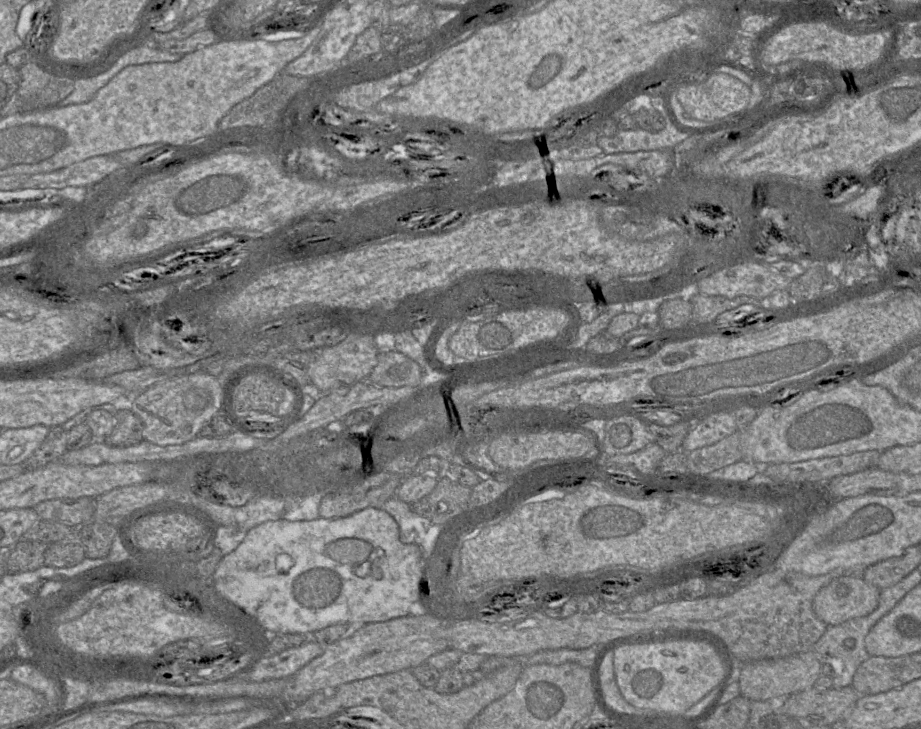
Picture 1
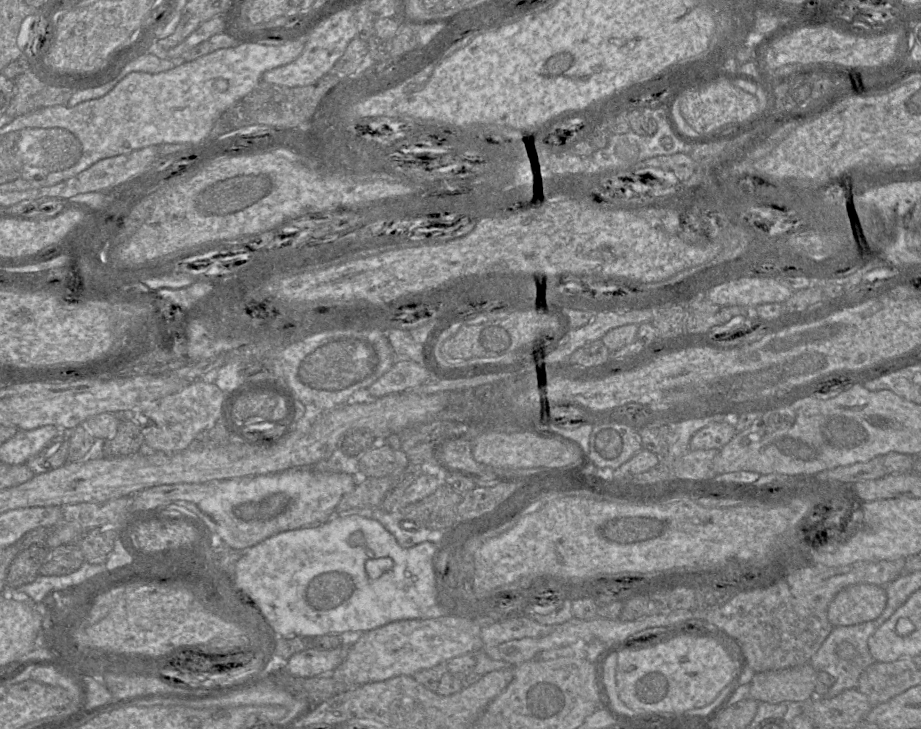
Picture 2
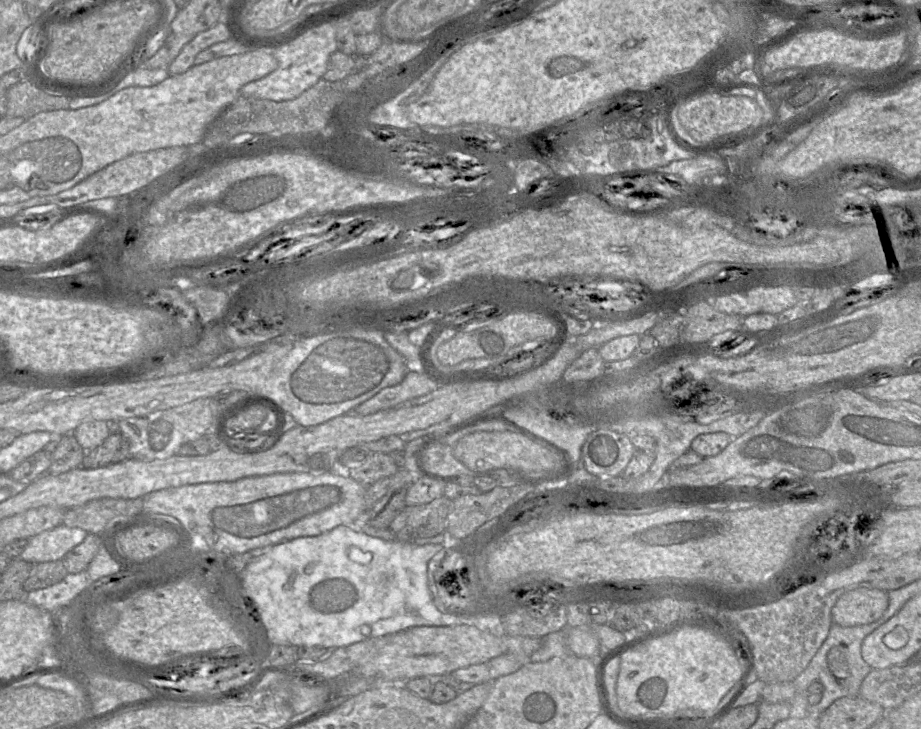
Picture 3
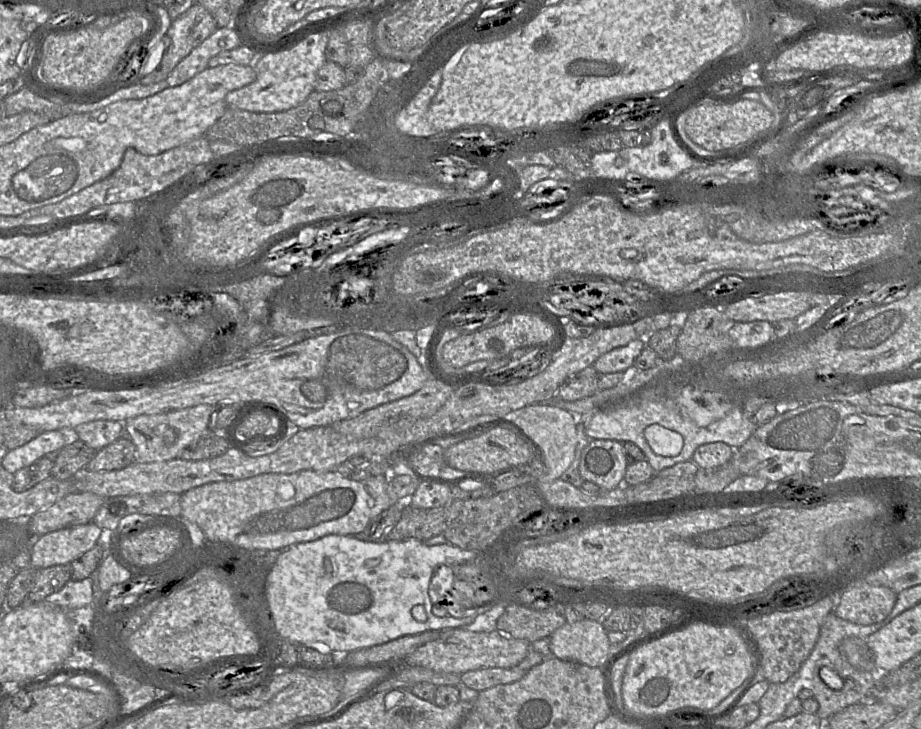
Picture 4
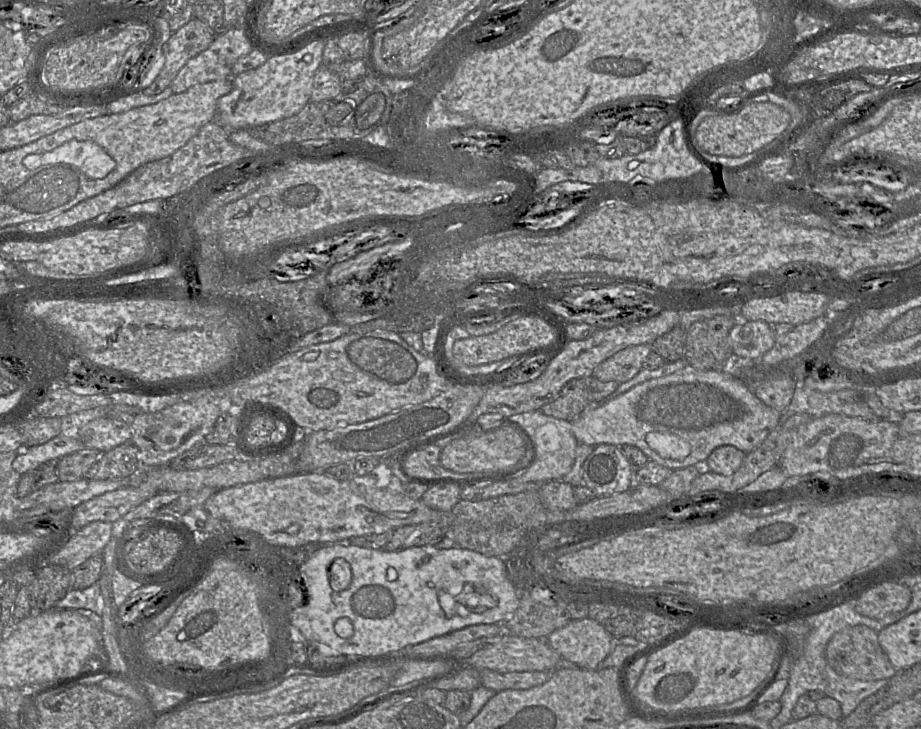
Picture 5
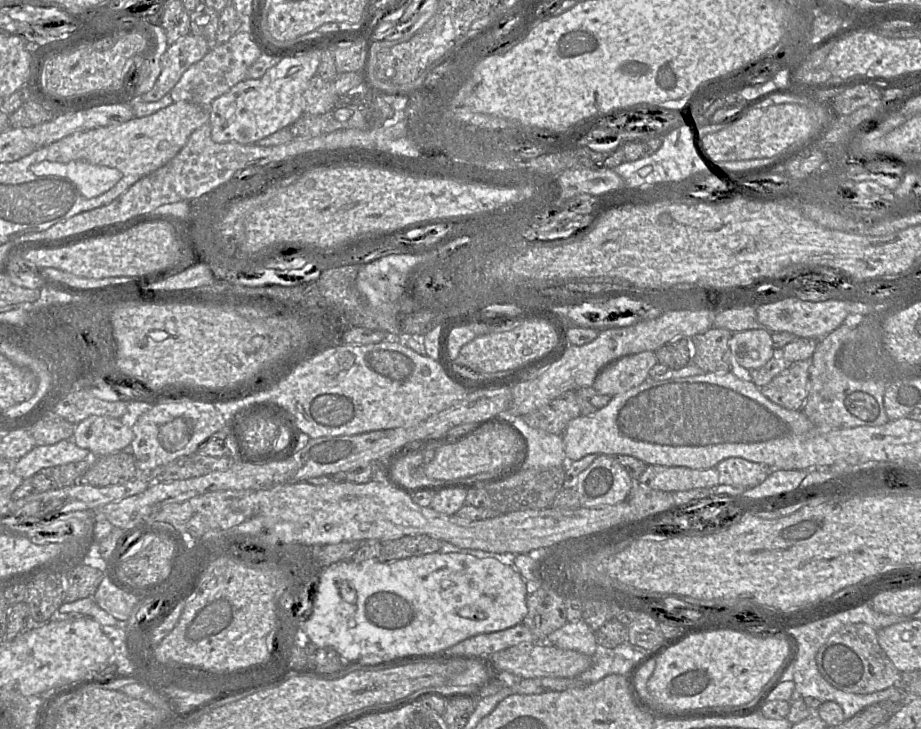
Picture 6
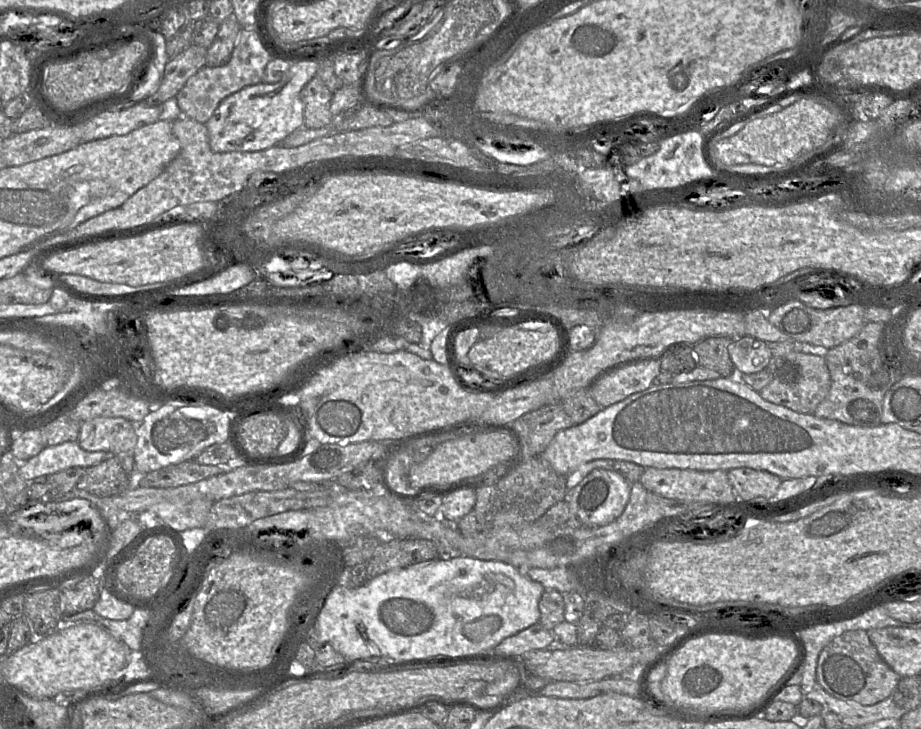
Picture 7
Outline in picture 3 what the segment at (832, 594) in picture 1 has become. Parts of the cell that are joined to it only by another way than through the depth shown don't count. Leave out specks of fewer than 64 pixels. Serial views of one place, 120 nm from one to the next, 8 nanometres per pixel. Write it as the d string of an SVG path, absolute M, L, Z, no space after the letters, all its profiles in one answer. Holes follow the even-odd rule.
M857 588L845 592L831 610L832 622L854 627L878 621L889 607L888 592L876 588Z

